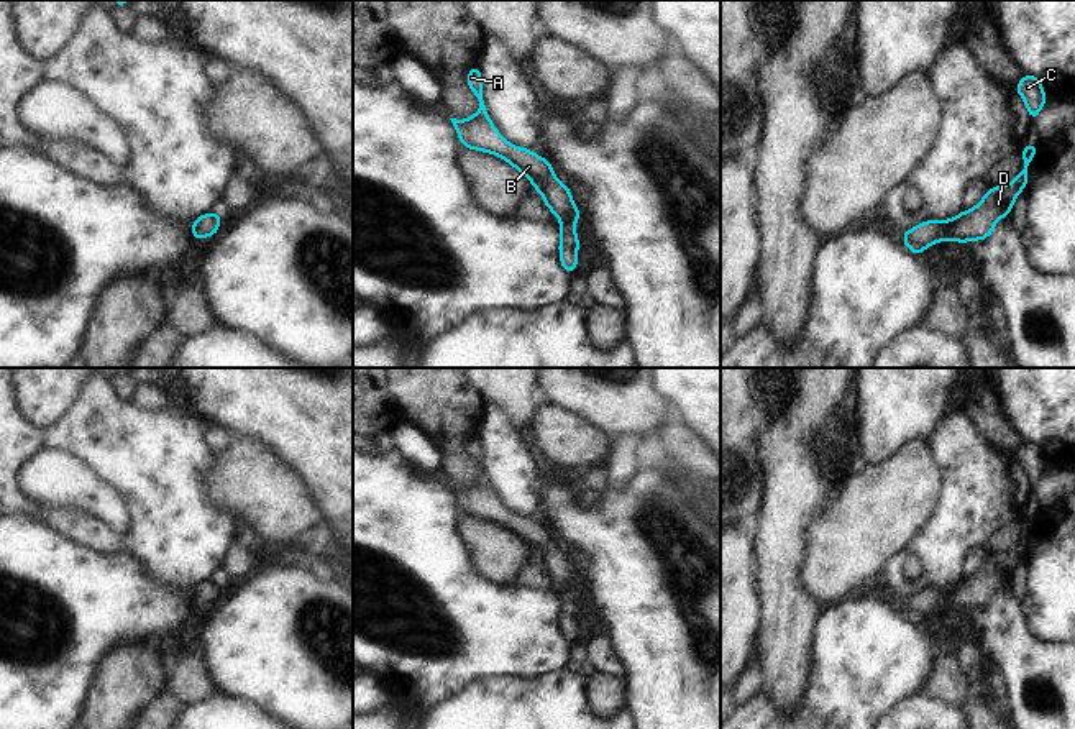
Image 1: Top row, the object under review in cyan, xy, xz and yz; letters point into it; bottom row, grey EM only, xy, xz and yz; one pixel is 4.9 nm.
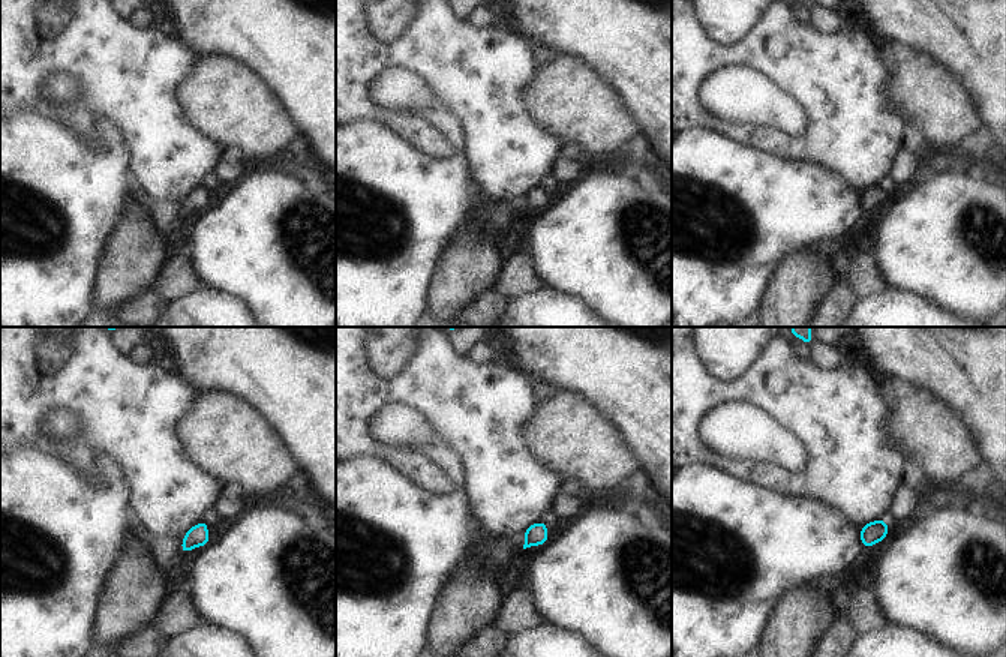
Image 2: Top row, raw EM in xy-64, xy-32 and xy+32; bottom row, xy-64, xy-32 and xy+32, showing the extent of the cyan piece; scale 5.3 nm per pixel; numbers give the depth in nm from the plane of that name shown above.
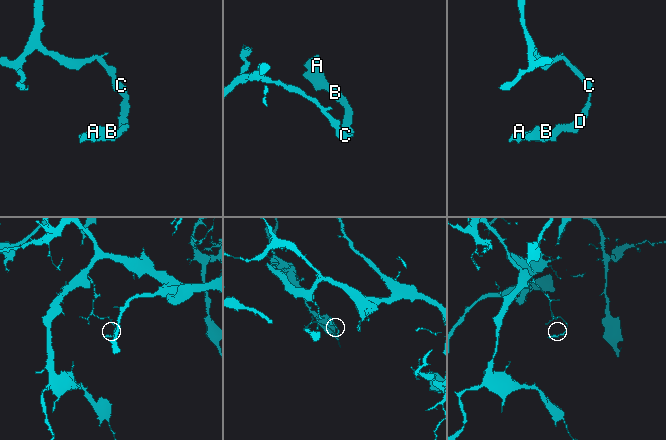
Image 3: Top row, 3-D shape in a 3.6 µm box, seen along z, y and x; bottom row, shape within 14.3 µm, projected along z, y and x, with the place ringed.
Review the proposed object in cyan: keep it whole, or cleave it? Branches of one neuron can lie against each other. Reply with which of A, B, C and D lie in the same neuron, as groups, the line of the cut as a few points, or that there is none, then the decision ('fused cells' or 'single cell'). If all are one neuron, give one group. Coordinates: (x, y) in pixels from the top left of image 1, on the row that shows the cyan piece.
A B C D | no cut | single cell

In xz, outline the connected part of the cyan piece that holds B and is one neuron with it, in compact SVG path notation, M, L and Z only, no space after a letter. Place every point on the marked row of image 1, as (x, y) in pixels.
M474 64L466 74L466 84L479 100L479 110L466 120L450 118L461 146L496 154L514 166L543 195L545 207L560 218L560 264L571 276L578 268L579 236L573 225L581 218L568 186L556 179L548 159L540 158L530 148L510 144L491 122L483 100L483 76Z

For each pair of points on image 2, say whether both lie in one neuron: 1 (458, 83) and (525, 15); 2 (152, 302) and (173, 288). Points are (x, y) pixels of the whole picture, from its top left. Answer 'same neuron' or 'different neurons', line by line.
1: different neurons
2: different neurons

